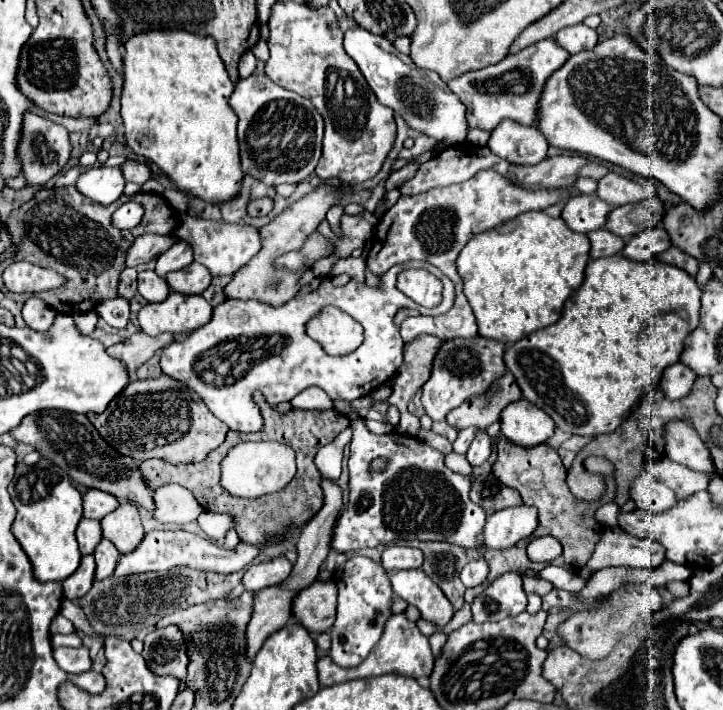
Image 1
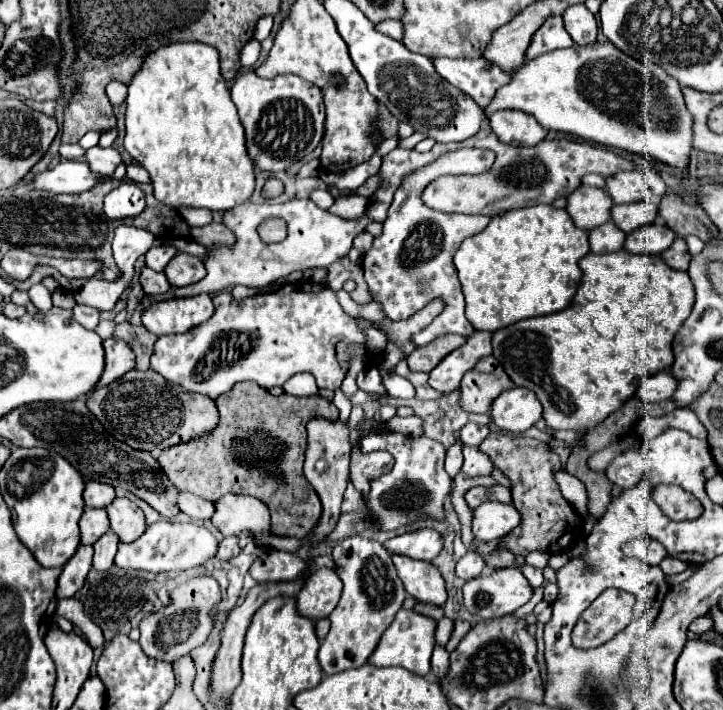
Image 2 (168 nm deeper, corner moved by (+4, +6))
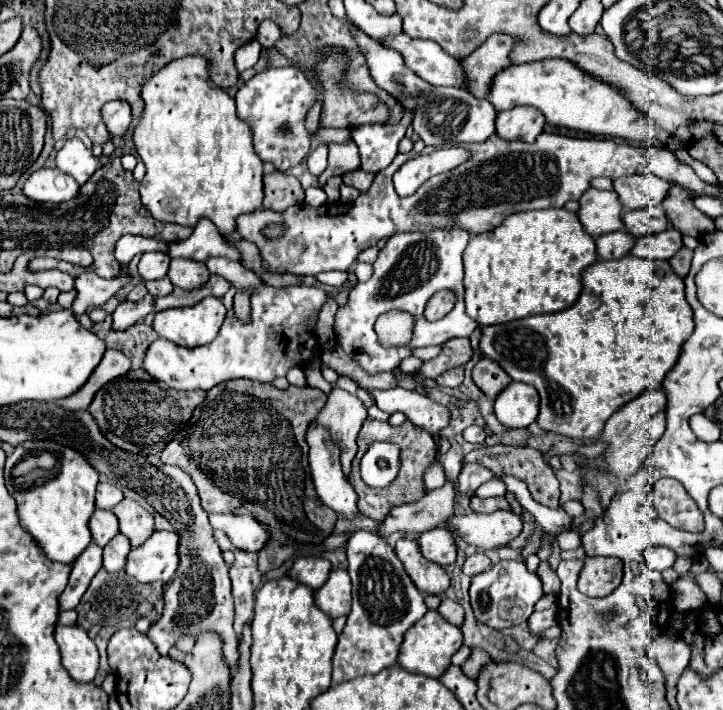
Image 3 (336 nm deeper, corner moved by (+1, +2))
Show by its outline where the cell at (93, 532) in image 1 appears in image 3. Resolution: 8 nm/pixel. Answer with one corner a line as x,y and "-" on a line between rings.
94,510
90,518
90,532
94,544
106,546
120,532
116,516
110,510

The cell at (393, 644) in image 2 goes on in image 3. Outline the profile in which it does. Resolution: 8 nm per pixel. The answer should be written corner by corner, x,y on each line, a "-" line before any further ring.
428,610
412,628
406,630
396,664
412,674
424,674
430,678
438,678
444,672
444,666
450,664
450,656
460,648
462,632
458,626
446,622
436,610

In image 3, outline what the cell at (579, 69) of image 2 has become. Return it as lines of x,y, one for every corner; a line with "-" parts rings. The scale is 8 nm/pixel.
548,58
510,66
494,78
488,100
498,112
510,110
514,106
532,106
546,116
548,124
592,136
624,138
646,144
658,138
662,132
662,128
654,124
638,106
634,106
620,90
564,58

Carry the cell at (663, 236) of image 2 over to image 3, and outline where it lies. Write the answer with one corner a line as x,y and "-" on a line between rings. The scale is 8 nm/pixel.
666,228
660,234
638,238
630,254
648,260
670,260
680,248
682,248
682,234
676,228

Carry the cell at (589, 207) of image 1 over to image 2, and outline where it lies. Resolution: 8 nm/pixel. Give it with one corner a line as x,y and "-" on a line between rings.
579,186
567,198
567,212
571,214
573,222
581,230
593,230
595,226
609,222
611,206
613,206
613,200
609,198
607,190
603,190
603,188

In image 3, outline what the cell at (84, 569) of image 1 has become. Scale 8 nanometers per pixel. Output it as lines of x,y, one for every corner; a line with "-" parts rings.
94,542
76,558
72,564
70,580
66,590
60,594
60,610
74,610
80,602
84,590
88,588
88,582
94,578
94,574
102,568
102,548

